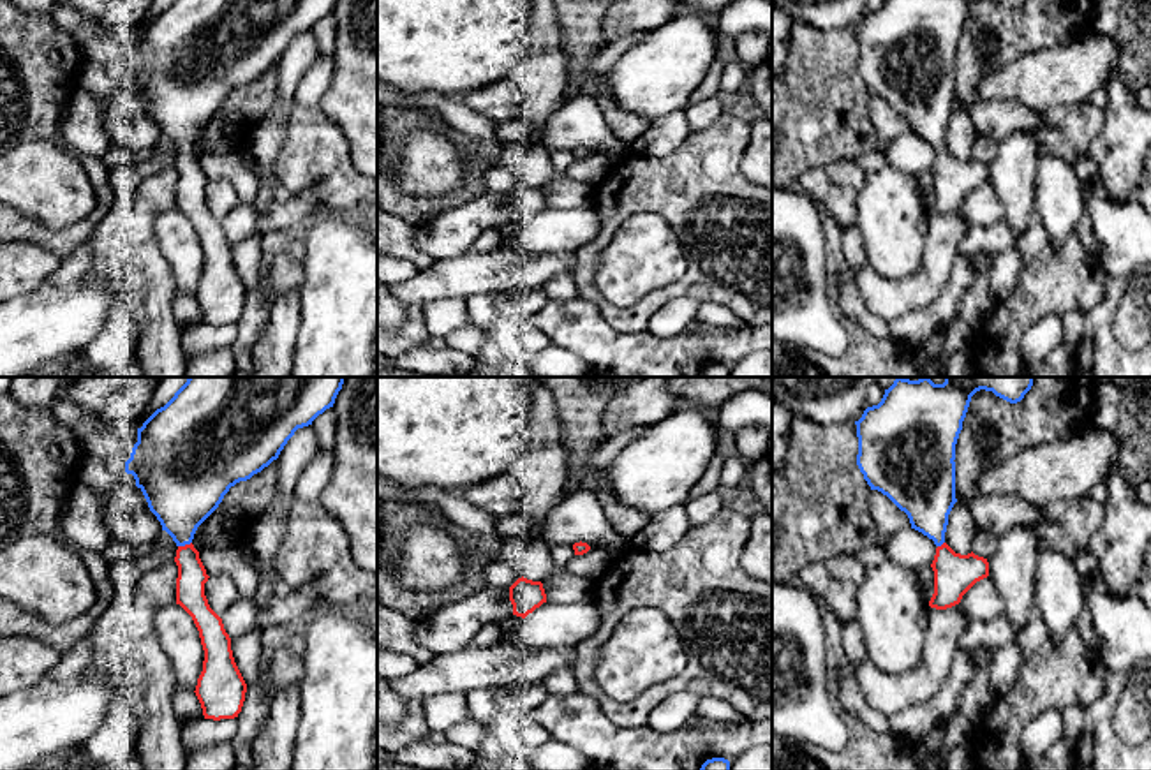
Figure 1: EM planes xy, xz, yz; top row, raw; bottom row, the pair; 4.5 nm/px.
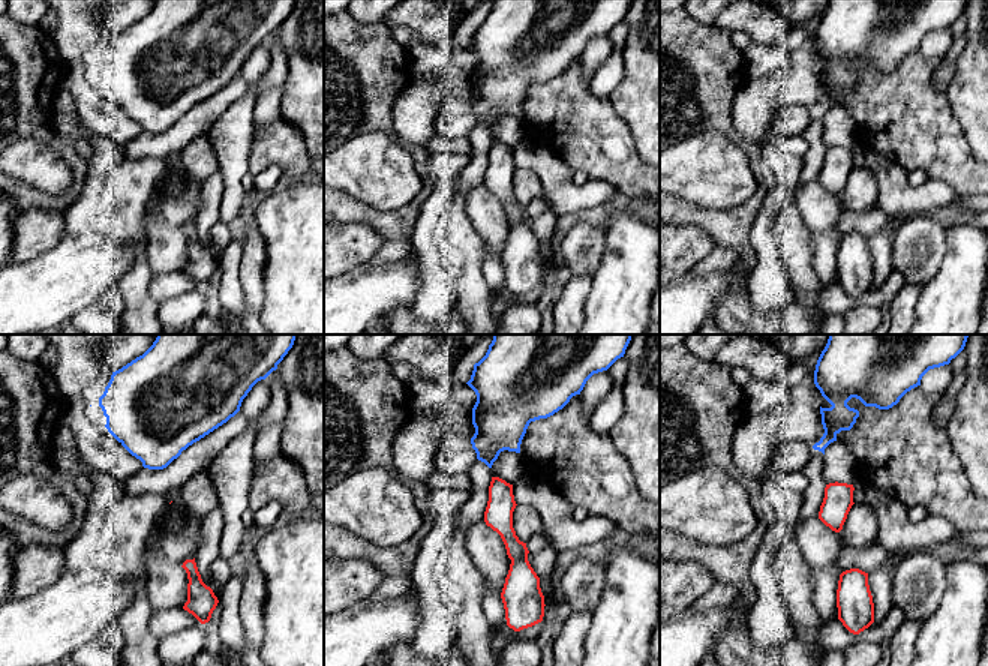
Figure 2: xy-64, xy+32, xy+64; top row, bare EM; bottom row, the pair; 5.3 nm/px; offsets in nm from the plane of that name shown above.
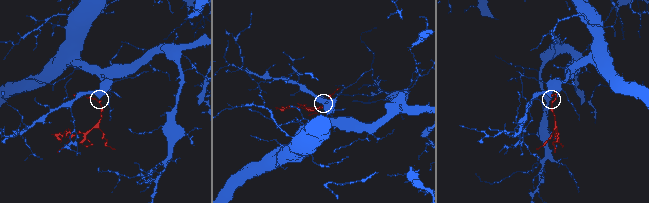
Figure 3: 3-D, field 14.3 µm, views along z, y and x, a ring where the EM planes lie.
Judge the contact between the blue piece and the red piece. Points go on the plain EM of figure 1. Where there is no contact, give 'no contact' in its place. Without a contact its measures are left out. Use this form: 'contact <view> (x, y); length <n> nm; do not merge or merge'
contact xy (184, 150); length 70 nm; merge

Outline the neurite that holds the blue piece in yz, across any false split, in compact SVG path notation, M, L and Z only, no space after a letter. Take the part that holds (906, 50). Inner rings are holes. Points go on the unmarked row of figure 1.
M883 0L878 11L867 12L857 30L857 70L871 95L887 100L910 123L911 134L934 146L934 199L931 213L947 215L989 181L984 162L955 159L945 148L948 120L955 104L955 49L973 0Z

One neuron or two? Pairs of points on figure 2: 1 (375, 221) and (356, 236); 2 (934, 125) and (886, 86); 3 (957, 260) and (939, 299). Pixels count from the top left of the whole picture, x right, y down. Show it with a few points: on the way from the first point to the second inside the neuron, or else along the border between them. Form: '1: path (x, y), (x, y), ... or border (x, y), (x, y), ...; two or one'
1: border (339, 221), (368, 224), (386, 240); two
2: path (922, 117), (898, 98); one
3: path (957, 269), (957, 281), (948, 290); one

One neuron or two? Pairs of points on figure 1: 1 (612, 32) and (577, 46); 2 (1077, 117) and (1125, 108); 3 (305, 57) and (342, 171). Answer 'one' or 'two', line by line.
1: two
2: two
3: two

